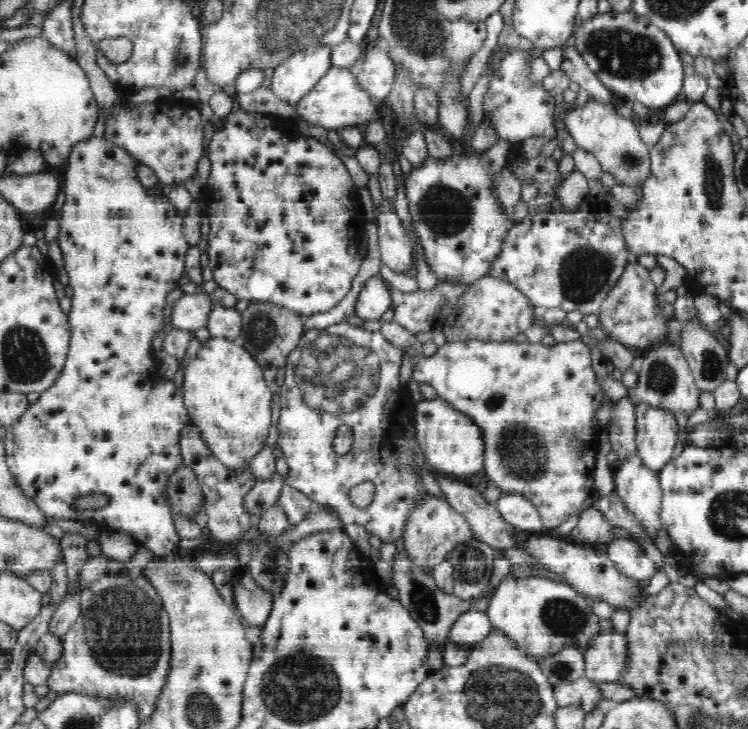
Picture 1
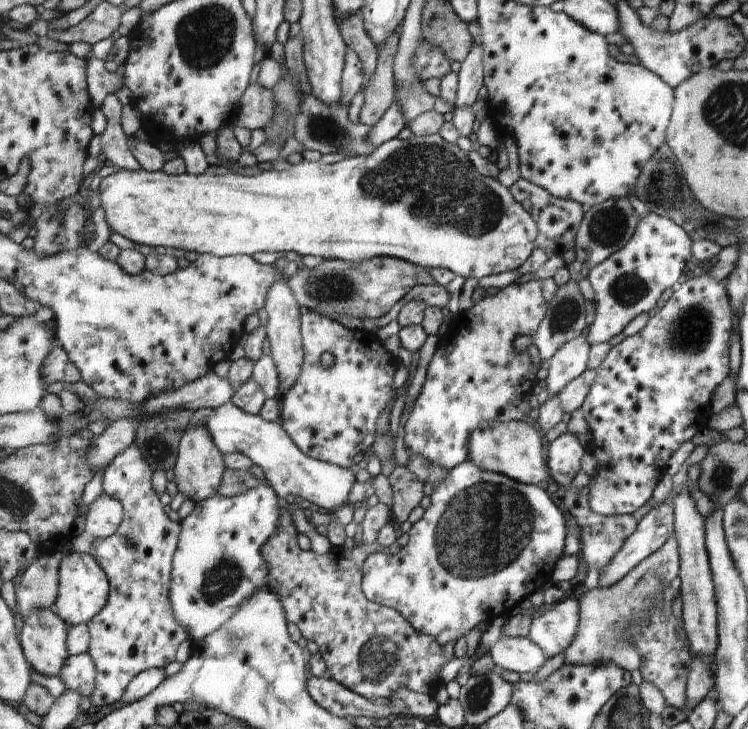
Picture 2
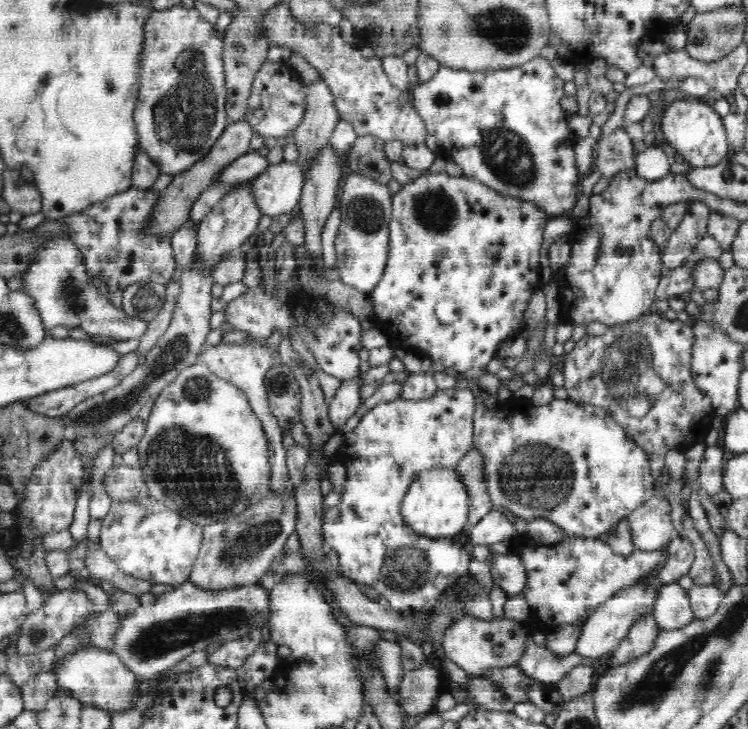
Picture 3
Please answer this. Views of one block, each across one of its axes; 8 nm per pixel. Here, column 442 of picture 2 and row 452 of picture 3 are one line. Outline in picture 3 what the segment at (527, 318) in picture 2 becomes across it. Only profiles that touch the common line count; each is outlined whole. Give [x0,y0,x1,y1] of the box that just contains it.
[324,388,476,615]

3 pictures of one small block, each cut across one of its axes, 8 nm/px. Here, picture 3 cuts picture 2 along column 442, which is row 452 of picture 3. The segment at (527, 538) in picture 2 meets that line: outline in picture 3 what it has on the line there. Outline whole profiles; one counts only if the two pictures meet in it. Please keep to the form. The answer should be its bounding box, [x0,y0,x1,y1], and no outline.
[473,396,655,539]

